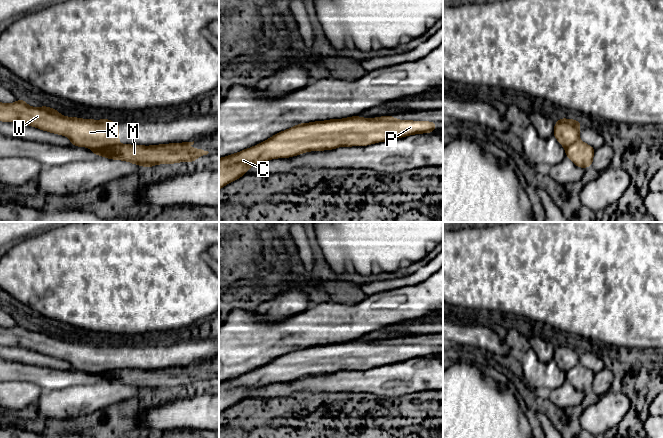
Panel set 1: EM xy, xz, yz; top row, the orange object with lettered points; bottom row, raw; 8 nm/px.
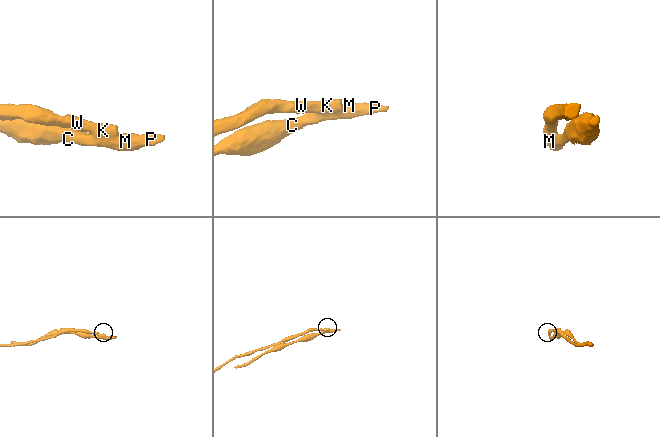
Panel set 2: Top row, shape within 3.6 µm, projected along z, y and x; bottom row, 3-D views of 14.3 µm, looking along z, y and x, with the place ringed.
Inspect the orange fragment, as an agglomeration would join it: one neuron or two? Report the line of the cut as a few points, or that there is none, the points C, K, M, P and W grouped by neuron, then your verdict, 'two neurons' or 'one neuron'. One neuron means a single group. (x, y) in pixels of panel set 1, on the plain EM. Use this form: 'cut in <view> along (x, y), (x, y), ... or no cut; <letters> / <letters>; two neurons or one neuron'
cut in xy along (119, 368), (92, 373); C M P / K W; two neurons

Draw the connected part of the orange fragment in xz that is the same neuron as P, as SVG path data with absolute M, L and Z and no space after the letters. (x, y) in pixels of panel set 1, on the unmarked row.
M394 340L331 343L300 347L238 377L219 382L219 414L260 386L341 370L368 370L413 358L431 357L437 346L398 344Z

